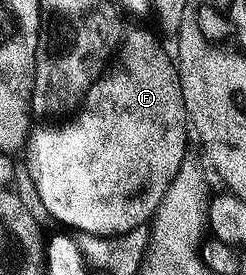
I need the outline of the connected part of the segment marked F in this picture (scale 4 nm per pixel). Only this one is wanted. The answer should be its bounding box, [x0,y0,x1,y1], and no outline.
[24,37,188,237]

